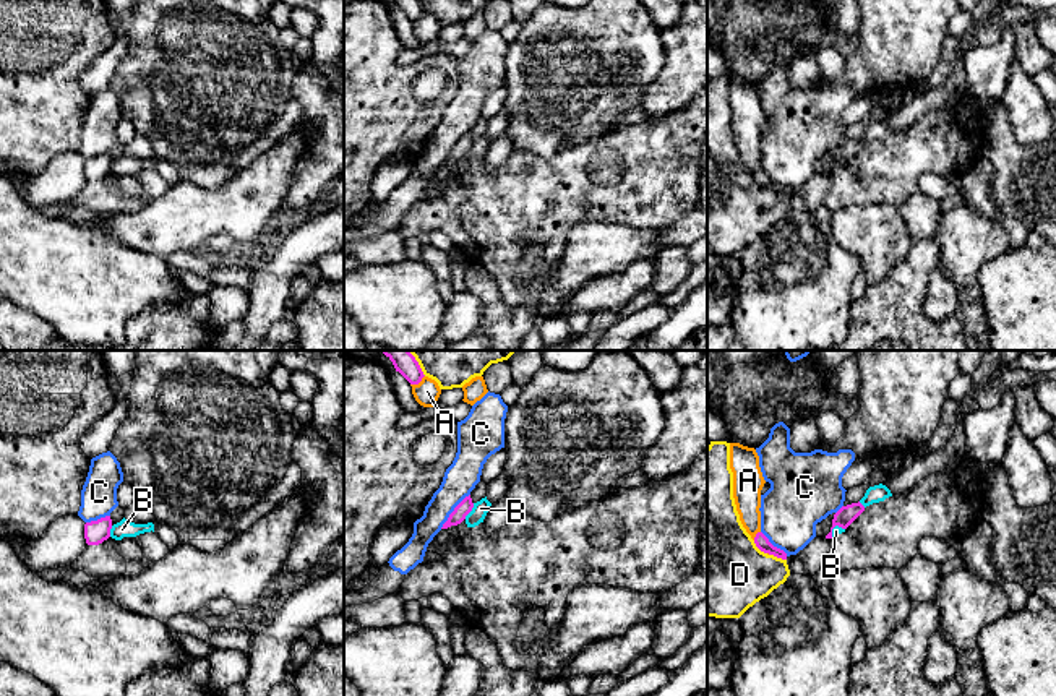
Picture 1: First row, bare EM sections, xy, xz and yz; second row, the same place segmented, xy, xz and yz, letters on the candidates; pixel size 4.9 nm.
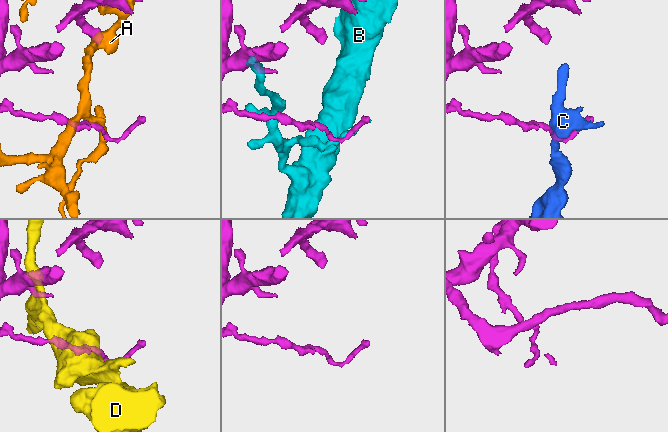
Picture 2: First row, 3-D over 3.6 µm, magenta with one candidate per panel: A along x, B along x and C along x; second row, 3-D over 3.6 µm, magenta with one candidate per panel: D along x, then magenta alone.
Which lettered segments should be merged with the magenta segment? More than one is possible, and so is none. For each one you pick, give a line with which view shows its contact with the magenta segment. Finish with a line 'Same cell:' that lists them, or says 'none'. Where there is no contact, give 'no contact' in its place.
Same cell: none

